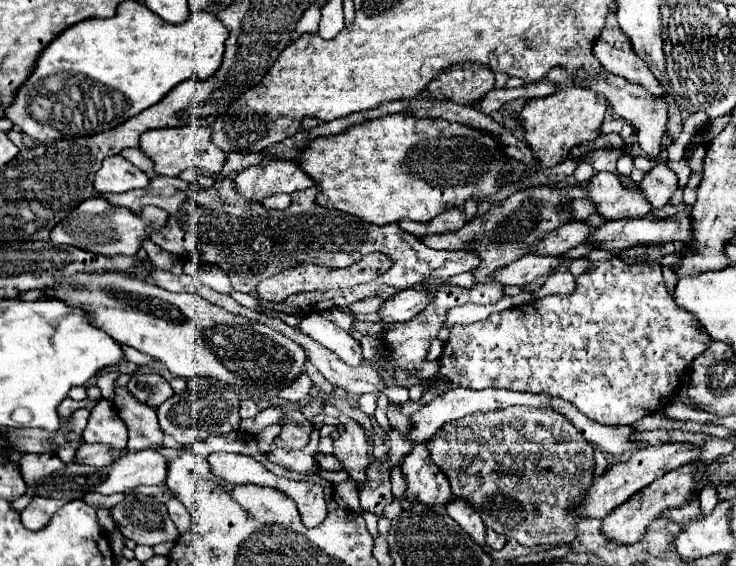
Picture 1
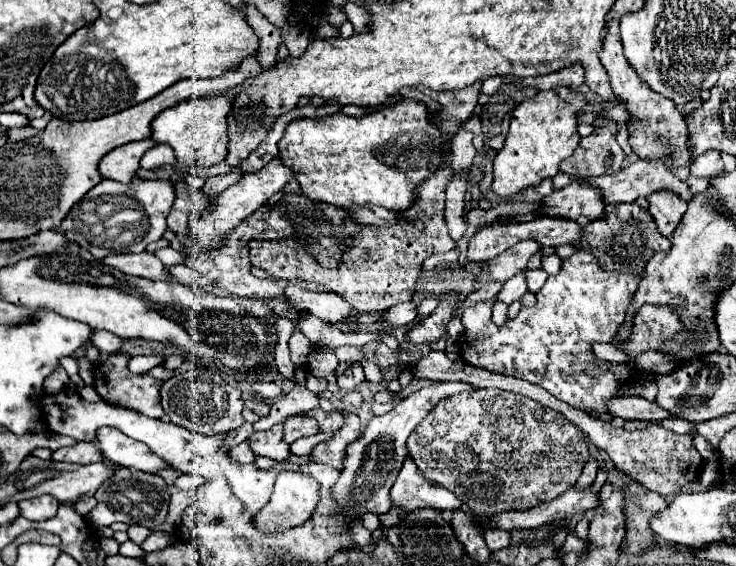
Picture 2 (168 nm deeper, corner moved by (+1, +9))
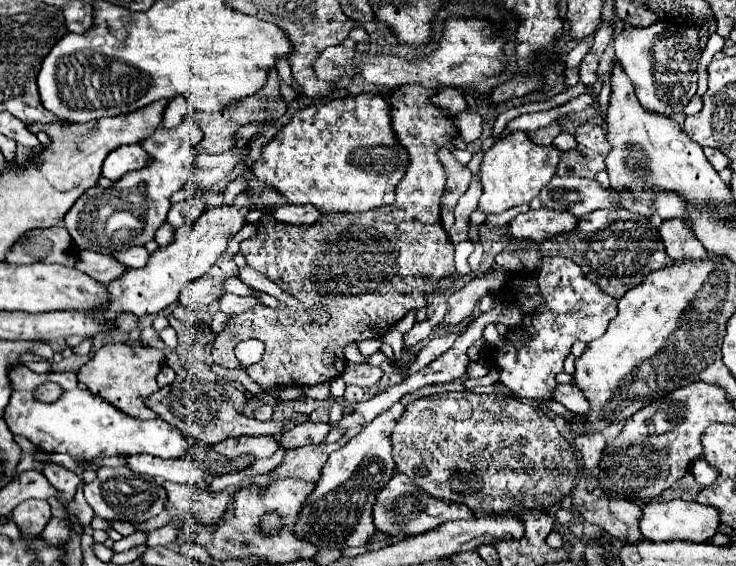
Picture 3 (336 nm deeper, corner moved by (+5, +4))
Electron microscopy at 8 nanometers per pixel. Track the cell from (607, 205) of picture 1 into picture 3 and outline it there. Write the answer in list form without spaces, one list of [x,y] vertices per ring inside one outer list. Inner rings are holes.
[[[541,207],[539,211],[519,213],[507,223],[507,237],[517,241],[541,243],[555,233],[565,233],[575,229],[577,219],[567,211],[551,211]]]

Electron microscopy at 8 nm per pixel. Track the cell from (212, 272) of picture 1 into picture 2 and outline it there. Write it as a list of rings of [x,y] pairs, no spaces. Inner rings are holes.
[[[161,248],[155,252],[155,256],[159,256],[159,260],[165,264],[165,266],[173,266],[173,264],[183,264],[183,254],[173,250],[173,248]]]

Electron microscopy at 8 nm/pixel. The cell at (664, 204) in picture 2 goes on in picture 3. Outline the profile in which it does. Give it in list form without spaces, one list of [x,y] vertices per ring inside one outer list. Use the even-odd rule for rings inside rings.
[[[679,219],[665,221],[659,227],[659,233],[663,239],[665,251],[673,261],[681,261],[681,259],[699,261],[699,259],[709,257],[707,251],[703,249],[703,245],[699,245],[699,241],[695,241],[695,235],[691,235],[691,229]]]

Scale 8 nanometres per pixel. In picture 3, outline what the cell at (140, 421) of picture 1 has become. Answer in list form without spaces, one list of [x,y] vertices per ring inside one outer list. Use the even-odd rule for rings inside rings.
[[[115,343],[115,345],[101,347],[93,355],[93,359],[79,369],[77,377],[79,377],[81,383],[87,385],[87,389],[93,395],[103,397],[105,401],[109,401],[113,407],[117,407],[125,415],[145,421],[145,419],[155,419],[157,417],[153,411],[149,411],[145,407],[145,399],[147,399],[147,395],[151,395],[159,389],[155,377],[161,369],[163,361],[165,361],[165,355],[159,349],[153,349],[153,347],[133,349],[133,347],[127,347],[123,343]]]

